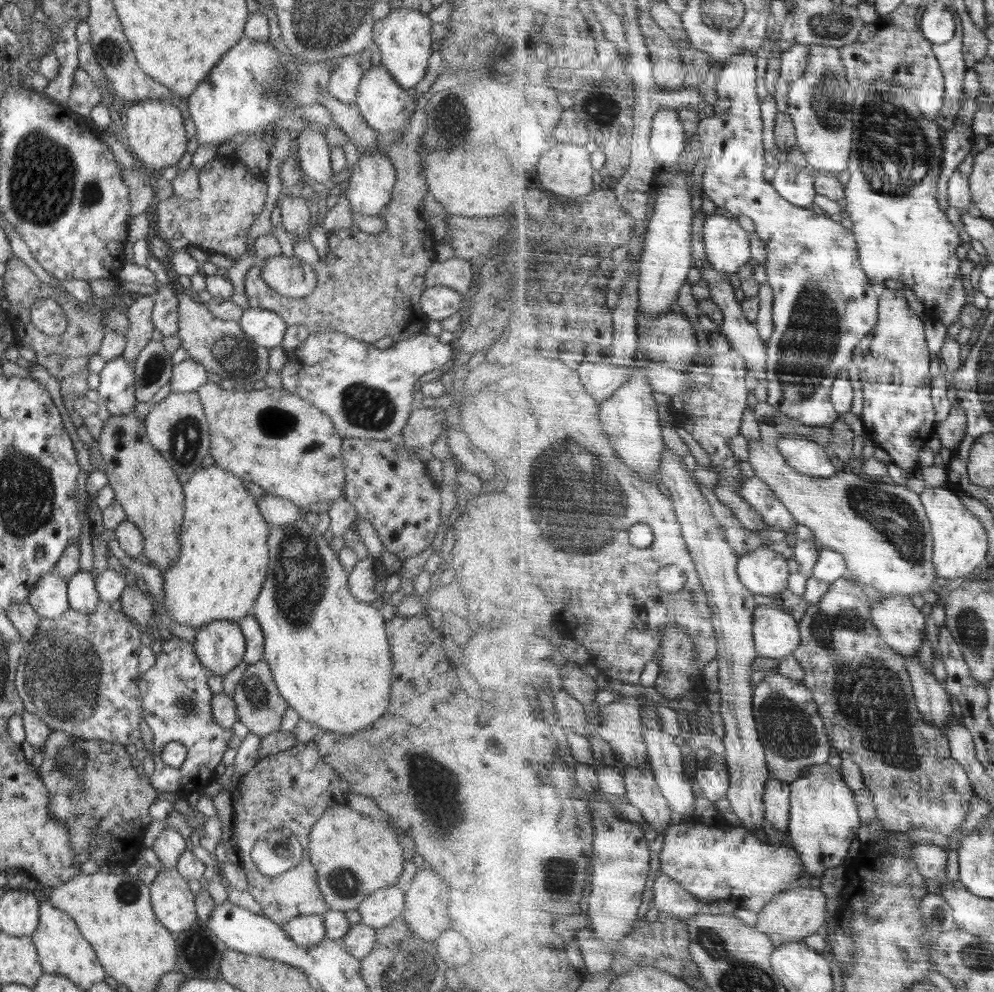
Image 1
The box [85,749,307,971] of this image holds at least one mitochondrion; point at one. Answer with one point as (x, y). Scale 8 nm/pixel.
(128, 893)

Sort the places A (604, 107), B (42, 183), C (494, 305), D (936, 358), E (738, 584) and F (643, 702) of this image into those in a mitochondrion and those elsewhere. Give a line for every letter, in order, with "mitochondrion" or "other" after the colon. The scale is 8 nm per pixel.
A: mitochondrion
B: mitochondrion
C: mitochondrion
D: other
E: other
F: other

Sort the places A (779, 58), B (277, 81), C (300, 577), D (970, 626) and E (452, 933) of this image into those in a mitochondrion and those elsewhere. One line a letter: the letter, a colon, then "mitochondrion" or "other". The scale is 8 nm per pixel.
A: other
B: mitochondrion
C: mitochondrion
D: mitochondrion
E: other

